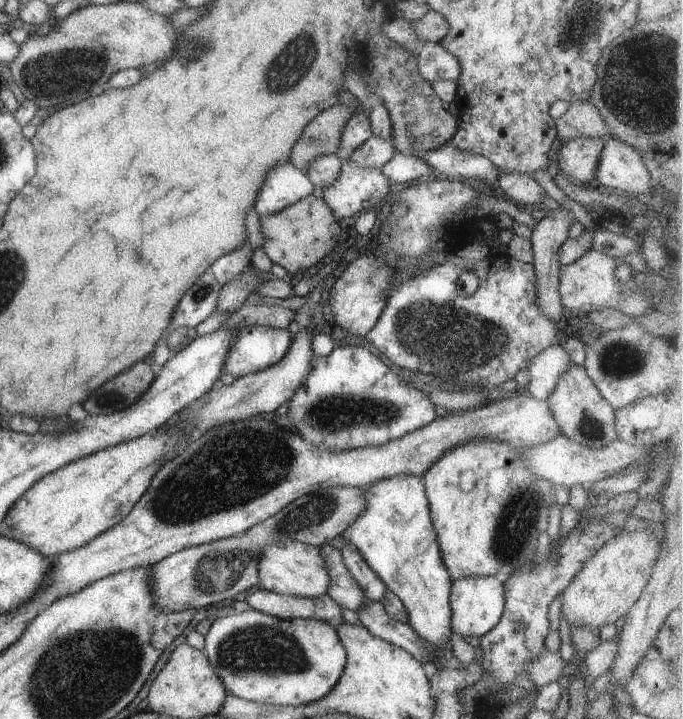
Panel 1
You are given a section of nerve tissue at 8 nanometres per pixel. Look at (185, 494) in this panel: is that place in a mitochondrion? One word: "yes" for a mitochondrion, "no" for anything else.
yes

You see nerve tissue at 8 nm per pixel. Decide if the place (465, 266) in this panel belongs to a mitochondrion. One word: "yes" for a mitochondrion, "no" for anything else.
no

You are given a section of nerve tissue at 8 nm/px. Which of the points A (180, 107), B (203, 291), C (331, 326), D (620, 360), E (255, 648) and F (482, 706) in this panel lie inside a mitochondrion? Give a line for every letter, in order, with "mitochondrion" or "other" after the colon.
A: other
B: mitochondrion
C: other
D: mitochondrion
E: mitochondrion
F: other

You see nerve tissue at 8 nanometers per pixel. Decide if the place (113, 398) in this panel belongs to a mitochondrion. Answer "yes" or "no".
yes

